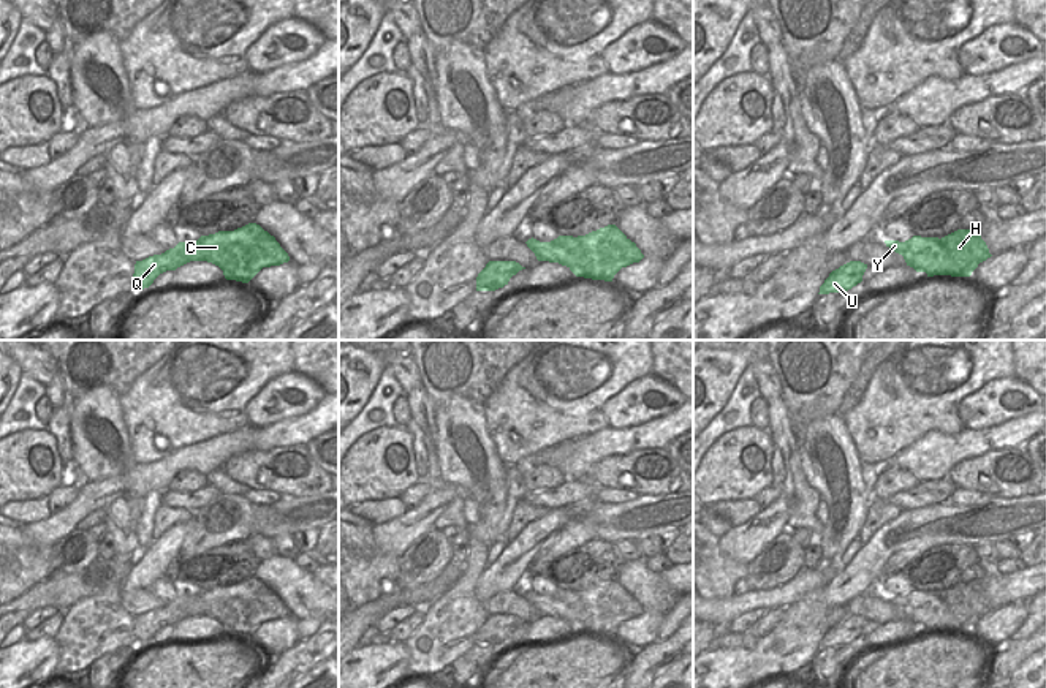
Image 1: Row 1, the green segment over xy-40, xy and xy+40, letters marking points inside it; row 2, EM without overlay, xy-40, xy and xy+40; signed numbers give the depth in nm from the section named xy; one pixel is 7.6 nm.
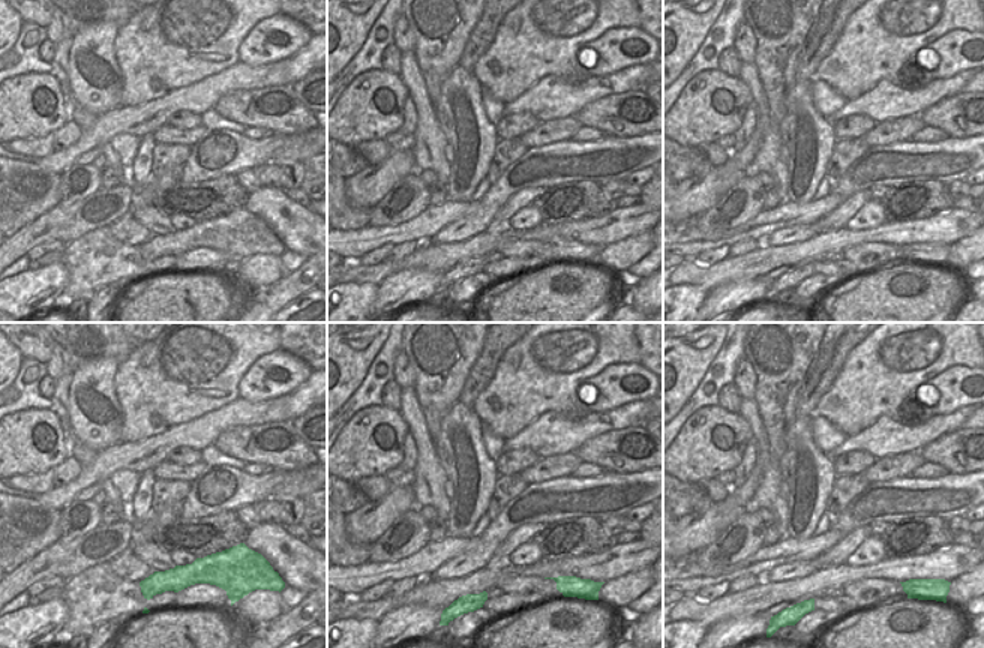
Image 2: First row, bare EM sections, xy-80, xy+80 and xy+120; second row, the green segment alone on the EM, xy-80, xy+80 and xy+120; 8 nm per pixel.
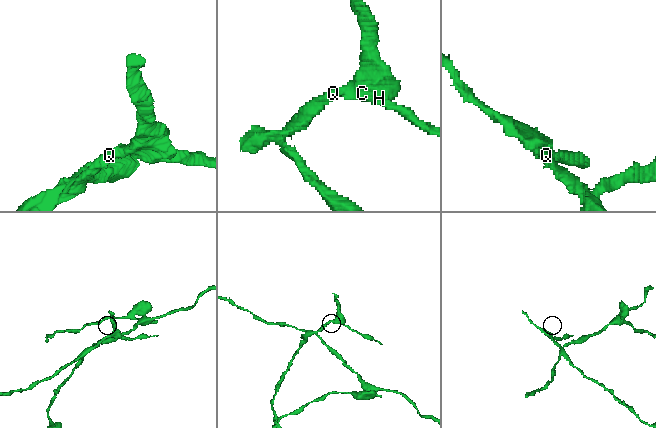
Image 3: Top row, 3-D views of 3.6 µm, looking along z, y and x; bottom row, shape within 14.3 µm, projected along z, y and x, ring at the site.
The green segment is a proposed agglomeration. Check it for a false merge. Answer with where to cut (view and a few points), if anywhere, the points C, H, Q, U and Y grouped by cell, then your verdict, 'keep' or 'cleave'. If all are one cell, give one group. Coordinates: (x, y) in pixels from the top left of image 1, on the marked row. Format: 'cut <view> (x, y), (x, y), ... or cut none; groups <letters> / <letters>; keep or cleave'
cut xy+40 (939, 239), (961, 275); groups C H Q U / Y; cleave

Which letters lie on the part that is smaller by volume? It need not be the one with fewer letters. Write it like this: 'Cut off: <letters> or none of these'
Cut off: Y.

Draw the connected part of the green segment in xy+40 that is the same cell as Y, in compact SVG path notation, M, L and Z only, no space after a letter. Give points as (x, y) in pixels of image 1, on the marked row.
M913 236L905 242L885 240L886 247L902 255L907 266L916 272L926 272L927 277L951 275L961 277L961 269L942 245L938 237Z

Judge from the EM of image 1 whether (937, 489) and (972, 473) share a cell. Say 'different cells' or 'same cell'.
different cells

